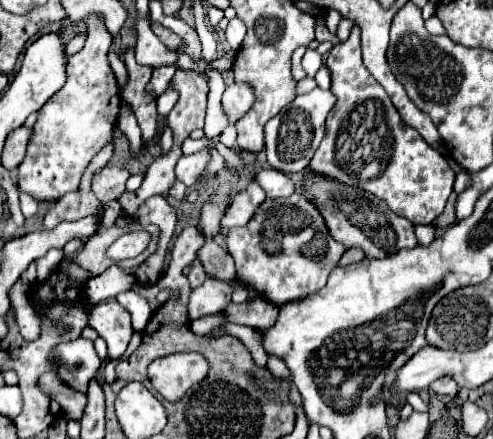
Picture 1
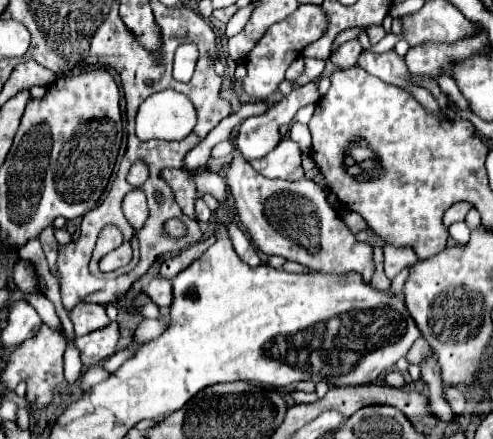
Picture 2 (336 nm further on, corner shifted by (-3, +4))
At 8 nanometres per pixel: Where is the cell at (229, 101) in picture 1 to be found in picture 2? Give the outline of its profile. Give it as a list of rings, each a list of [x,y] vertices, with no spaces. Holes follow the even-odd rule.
[[[235,149],[233,163],[227,169],[227,185],[235,201],[237,215],[243,227],[251,233],[253,241],[265,255],[281,255],[301,265],[335,273],[359,273],[365,283],[371,283],[375,273],[373,247],[357,243],[355,235],[339,219],[337,211],[327,203],[327,195],[313,181],[301,179],[297,183],[271,181],[259,175]]]

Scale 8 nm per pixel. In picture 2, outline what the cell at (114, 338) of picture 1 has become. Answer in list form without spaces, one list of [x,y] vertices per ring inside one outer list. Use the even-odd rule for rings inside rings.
[[[79,303],[75,309],[69,311],[69,319],[73,321],[75,335],[87,335],[103,325],[109,325],[111,319],[105,313],[103,305],[97,303]]]

